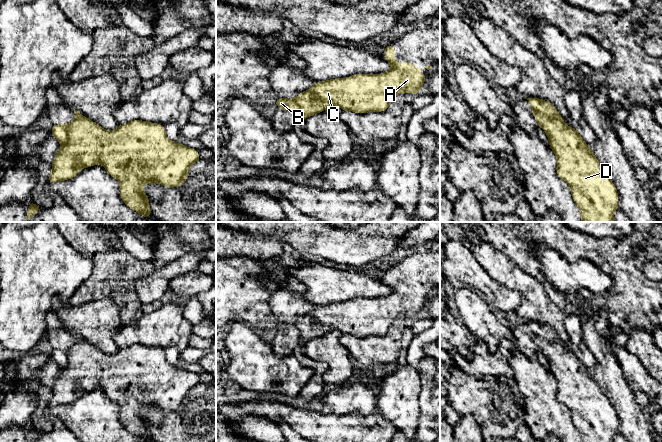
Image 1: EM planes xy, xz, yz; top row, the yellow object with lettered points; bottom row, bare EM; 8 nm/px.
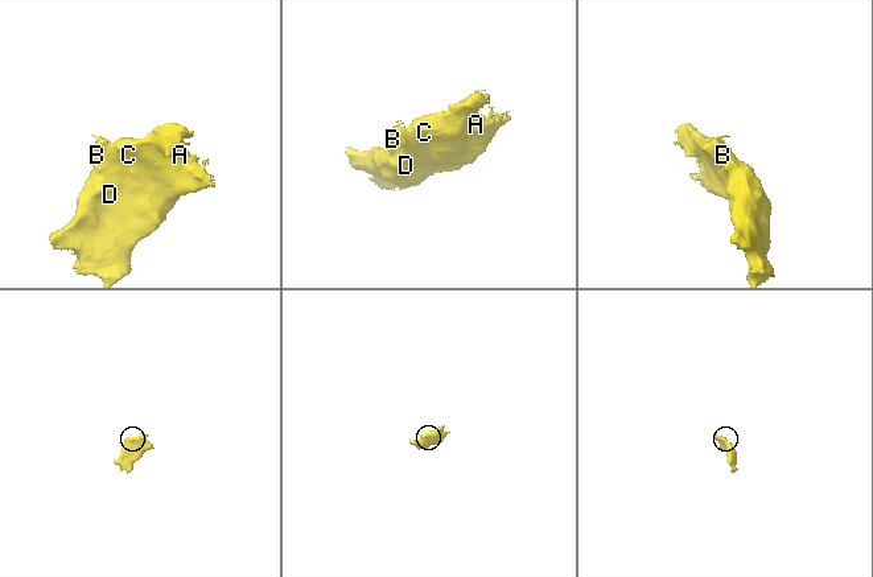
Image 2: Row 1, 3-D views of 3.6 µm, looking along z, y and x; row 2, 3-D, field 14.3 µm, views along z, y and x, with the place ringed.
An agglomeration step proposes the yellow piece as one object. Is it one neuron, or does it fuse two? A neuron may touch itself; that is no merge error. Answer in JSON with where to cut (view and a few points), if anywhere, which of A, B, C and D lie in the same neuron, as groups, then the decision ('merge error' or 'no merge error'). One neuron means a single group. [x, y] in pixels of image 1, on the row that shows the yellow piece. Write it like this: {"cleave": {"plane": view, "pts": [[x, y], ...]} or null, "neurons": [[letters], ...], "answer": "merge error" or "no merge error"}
{"cleave": {"plane": "xy", "pts": [[80, 114], [70, 123], [68, 139], [62, 145]]}, "neurons": [["A", "C", "D"], ["B"]], "answer": "merge error"}

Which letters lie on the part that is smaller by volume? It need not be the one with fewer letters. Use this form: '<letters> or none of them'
B

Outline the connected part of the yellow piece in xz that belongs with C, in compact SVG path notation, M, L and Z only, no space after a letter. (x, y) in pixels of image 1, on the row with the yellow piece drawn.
M387 45L384 52L384 59L392 65L385 73L315 82L311 89L300 93L296 97L301 111L299 118L304 120L331 106L359 114L382 112L397 93L420 93L426 79L423 71L409 62L397 63L394 46Z

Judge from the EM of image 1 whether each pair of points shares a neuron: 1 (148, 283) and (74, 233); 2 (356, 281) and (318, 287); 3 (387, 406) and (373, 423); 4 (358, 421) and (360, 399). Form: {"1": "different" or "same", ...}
{"1": "different", "2": "same", "3": "different", "4": "different"}

